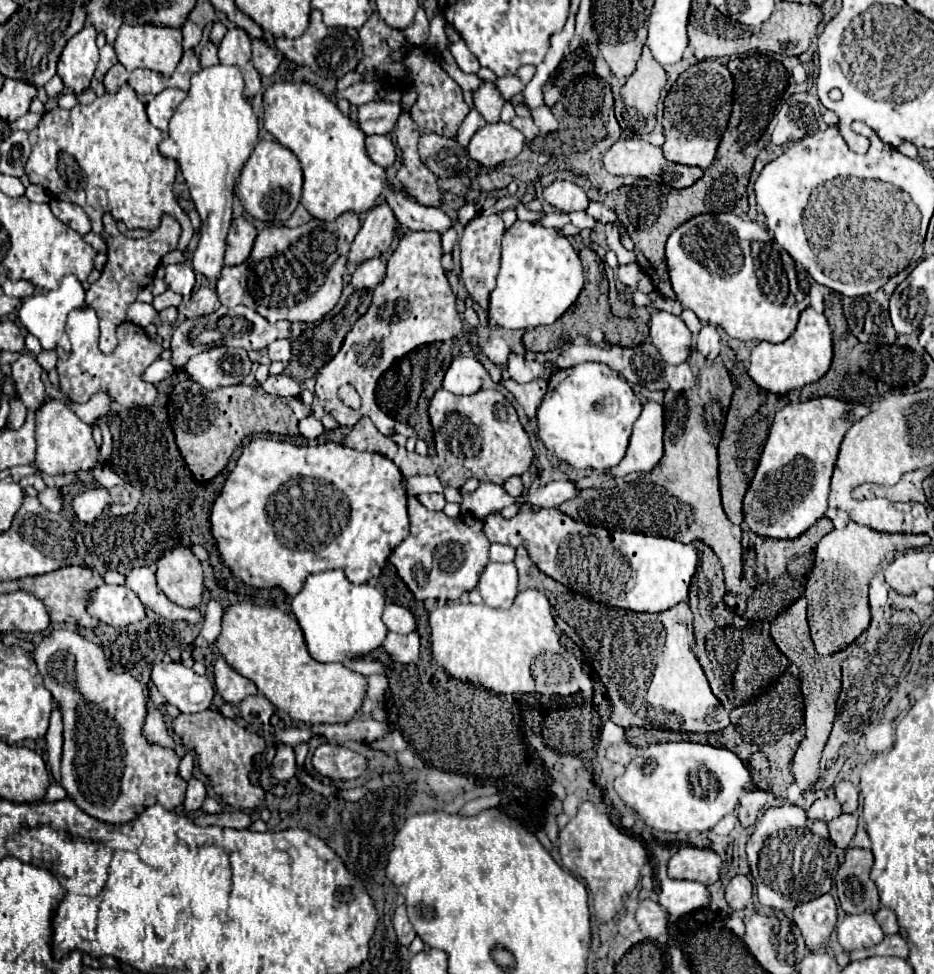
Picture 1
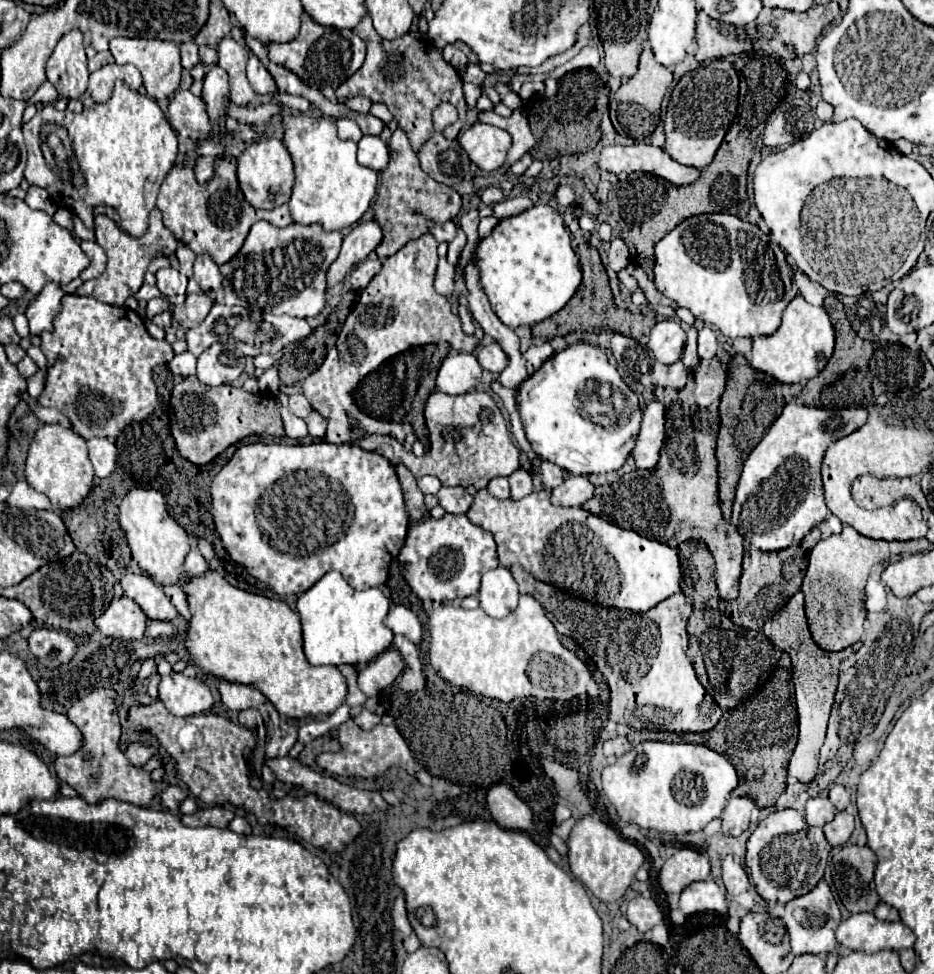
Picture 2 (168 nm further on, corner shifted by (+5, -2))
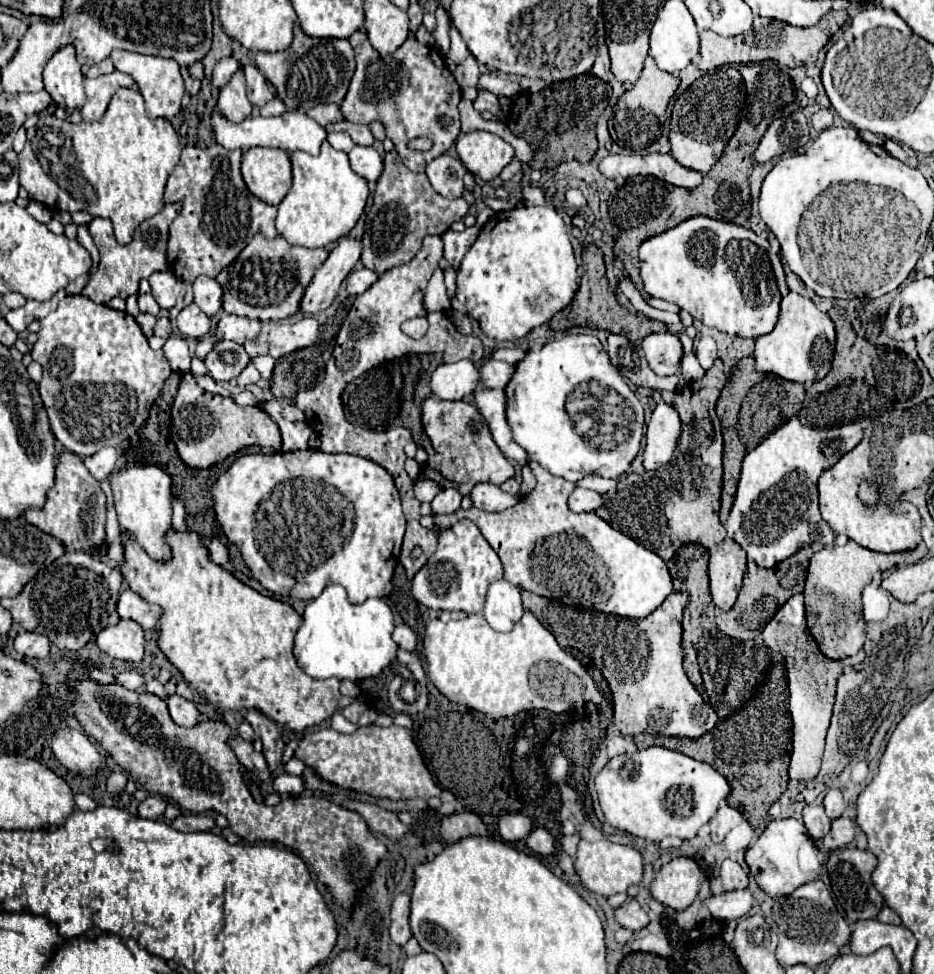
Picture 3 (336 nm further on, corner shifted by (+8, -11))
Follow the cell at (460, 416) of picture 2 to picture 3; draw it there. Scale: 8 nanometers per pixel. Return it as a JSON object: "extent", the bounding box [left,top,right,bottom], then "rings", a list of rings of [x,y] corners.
{"extent":[422,397,514,495],"rings":[[[428,397],[422,405],[422,425],[432,441],[434,451],[440,455],[440,475],[450,481],[450,485],[458,489],[460,495],[468,495],[478,483],[502,485],[504,481],[514,477],[512,463],[494,443],[488,423],[474,403],[442,401],[436,397]]]}

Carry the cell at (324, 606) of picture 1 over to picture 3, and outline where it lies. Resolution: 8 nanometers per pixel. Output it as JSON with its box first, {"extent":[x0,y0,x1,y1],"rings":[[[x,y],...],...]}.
{"extent":[294,585,398,679],"rings":[[[328,585],[320,597],[312,599],[306,603],[304,615],[302,615],[302,627],[296,633],[294,639],[294,655],[300,665],[300,669],[314,677],[314,679],[368,679],[368,677],[378,677],[396,657],[398,645],[392,641],[392,629],[394,629],[394,619],[390,607],[382,599],[366,599],[360,605],[352,605],[346,599],[346,591],[340,585]]]}

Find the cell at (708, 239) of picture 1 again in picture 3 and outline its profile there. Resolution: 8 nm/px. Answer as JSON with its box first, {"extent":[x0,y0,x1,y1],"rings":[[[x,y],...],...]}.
{"extent":[640,217,776,339],"rings":[[[692,217],[662,235],[650,237],[640,245],[640,277],[644,291],[652,297],[676,303],[706,327],[716,327],[726,335],[756,339],[774,329],[776,307],[748,307],[740,295],[736,271],[726,261],[726,247],[732,239],[744,239],[750,229],[710,217]]]}

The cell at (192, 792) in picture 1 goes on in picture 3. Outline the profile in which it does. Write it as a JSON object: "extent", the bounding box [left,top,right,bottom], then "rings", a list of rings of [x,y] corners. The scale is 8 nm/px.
{"extent":[138,795,166,819],"rings":[[[148,795],[140,805],[138,805],[138,815],[144,819],[160,819],[166,811],[166,801],[158,795]]]}

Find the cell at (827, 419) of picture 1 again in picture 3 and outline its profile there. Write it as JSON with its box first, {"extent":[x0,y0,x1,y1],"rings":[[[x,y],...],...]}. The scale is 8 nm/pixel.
{"extent":[726,417,860,567],"rings":[[[790,417],[744,457],[736,499],[726,521],[728,537],[732,537],[758,567],[774,567],[810,541],[818,547],[832,545],[834,531],[820,517],[816,481],[824,469],[832,467],[860,441],[860,423],[812,429],[802,425],[798,417]]]}

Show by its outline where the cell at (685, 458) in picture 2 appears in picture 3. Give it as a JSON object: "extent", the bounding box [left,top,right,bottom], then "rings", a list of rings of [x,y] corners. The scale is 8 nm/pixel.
{"extent":[596,361,746,611],"rings":[[[716,361],[706,371],[704,379],[692,387],[692,425],[682,431],[676,453],[662,473],[656,473],[658,479],[648,479],[648,473],[630,473],[628,477],[620,477],[616,495],[602,503],[596,509],[596,515],[626,537],[658,553],[664,561],[668,561],[686,543],[704,545],[709,553],[712,602],[718,609],[728,611],[736,603],[742,585],[746,555],[734,539],[728,539],[724,525],[718,519],[722,492],[722,426],[715,405],[724,383],[726,375],[722,371],[722,361]]]}

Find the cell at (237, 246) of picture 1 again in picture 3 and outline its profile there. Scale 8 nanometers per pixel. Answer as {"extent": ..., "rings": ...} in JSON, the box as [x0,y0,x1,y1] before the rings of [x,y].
{"extent":[164,145,278,283],"rings":[[[186,145],[178,167],[168,177],[164,201],[182,203],[182,211],[170,225],[168,263],[174,275],[186,283],[192,283],[198,275],[216,277],[236,259],[252,235],[262,233],[268,239],[278,235],[274,225],[276,207],[250,195],[240,175],[240,155],[242,151],[228,151],[216,145],[206,149]]]}

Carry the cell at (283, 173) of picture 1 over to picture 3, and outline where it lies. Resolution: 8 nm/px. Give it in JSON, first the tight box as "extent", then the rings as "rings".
{"extent":[242,147,292,205],"rings":[[[252,147],[242,155],[242,177],[256,199],[278,205],[292,187],[290,155],[282,149]]]}

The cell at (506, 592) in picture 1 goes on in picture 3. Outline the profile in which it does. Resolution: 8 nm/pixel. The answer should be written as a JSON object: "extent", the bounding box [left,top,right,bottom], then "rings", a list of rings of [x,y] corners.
{"extent":[484,579,524,631],"rings":[[[500,579],[490,583],[484,605],[484,619],[496,631],[510,631],[522,617],[524,607],[520,599],[520,587]]]}

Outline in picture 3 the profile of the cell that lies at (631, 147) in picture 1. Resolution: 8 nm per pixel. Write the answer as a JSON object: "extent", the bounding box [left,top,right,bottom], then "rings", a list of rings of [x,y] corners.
{"extent":[598,153,702,189],"rings":[[[648,153],[648,155],[608,155],[598,165],[600,173],[608,179],[652,175],[676,187],[694,189],[702,183],[702,175],[692,169],[680,167],[670,155]]]}

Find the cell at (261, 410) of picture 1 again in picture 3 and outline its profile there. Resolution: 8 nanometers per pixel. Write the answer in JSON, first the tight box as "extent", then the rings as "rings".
{"extent":[172,373,282,469],"rings":[[[186,373],[182,377],[178,395],[172,405],[172,441],[178,449],[180,459],[188,467],[196,469],[210,467],[250,445],[272,447],[280,451],[282,443],[280,429],[266,411],[262,411],[260,407],[242,407],[234,403],[232,397],[222,397],[200,389],[192,373]]]}

